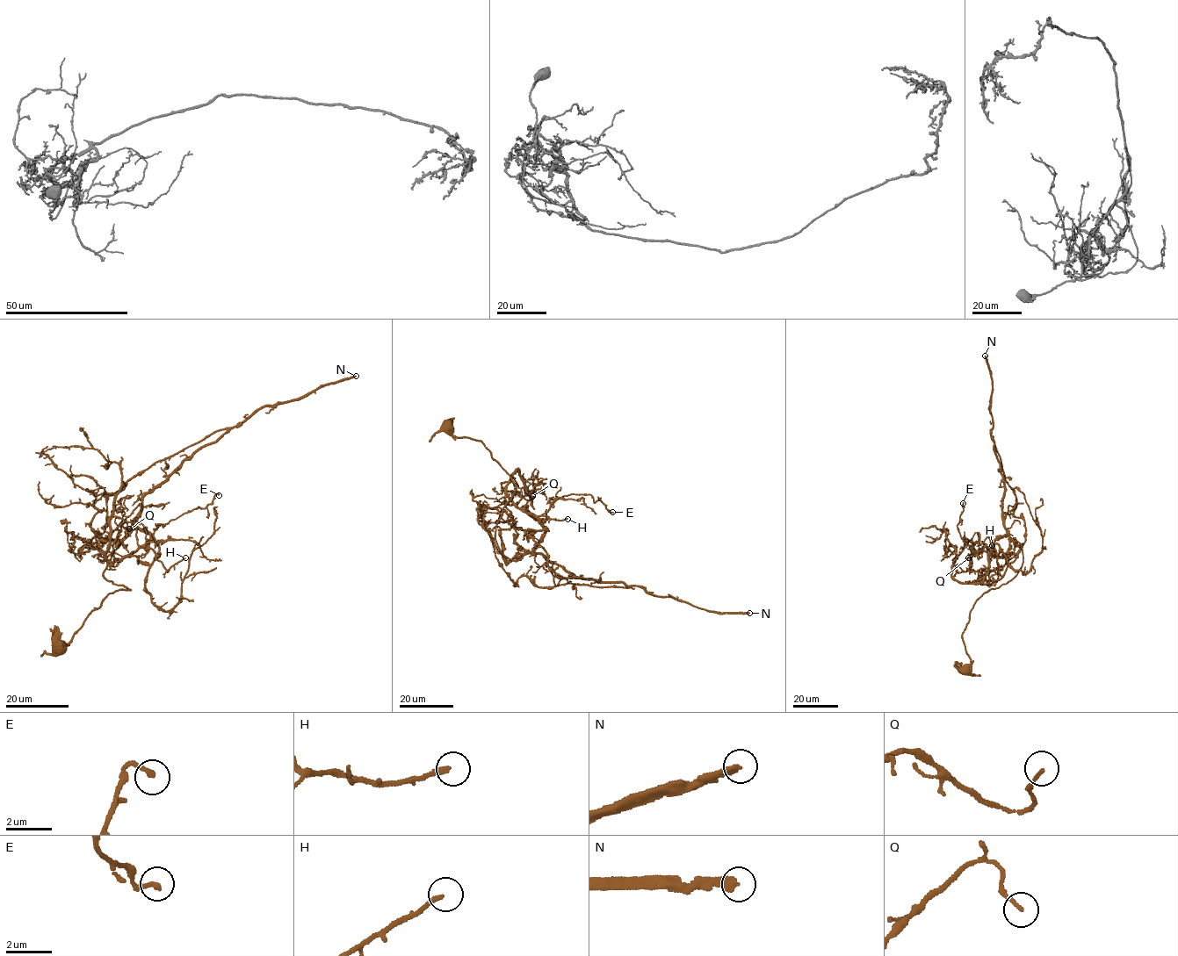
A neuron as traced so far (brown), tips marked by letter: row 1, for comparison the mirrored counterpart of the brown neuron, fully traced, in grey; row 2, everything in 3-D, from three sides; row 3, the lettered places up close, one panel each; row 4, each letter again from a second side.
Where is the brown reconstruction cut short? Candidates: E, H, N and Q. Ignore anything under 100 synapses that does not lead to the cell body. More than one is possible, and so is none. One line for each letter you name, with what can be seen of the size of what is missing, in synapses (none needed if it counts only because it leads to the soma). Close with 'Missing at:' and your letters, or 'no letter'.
N: 300 syn
Missing at: N

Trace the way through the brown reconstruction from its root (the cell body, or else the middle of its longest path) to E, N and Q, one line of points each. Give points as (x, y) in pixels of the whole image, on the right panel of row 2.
E: (965, 670), (972, 609), (1022, 558), (1007, 535), (989, 553), (972, 553), (957, 526), (963, 503)
N: (965, 670), (962, 635), (972, 609), (1022, 561), (1003, 517), (985, 355)
Q: (965, 670), (971, 611), (1015, 575), (1022, 545), (1014, 541), (999, 579), (968, 557)

